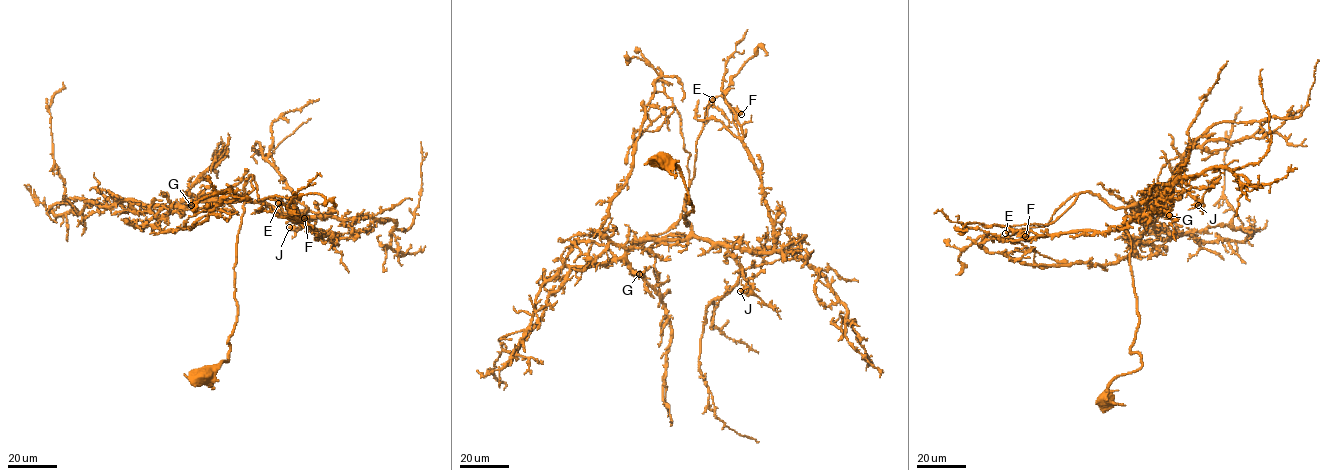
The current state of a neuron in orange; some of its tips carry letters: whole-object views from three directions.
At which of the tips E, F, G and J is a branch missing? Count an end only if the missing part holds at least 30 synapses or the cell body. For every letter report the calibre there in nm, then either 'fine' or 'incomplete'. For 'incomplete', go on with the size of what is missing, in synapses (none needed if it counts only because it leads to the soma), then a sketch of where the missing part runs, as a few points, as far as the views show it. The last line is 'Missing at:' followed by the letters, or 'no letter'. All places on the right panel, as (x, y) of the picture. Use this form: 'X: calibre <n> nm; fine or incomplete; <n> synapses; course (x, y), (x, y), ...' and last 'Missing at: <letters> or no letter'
E: calibre 600 nm; fine
F: calibre 650 nm; fine
G: calibre 600 nm; incomplete; 35 synapses; course (1169, 215), (1188, 234), (1197, 231), (1199, 222), (1211, 216)
J: calibre 550 nm; fine
Missing at: G

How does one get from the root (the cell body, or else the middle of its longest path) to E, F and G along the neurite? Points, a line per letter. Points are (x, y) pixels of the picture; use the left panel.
E: (204, 375), (228, 360), (237, 315), (237, 233), (250, 175), (258, 200), (288, 197), (300, 222), (278, 203)
F: (204, 375), (228, 360), (245, 182), (251, 175), (258, 200), (288, 197), (304, 218)
G: (204, 375), (228, 360), (228, 337), (237, 315), (237, 233), (247, 201), (180, 204), (185, 200), (191, 205)

